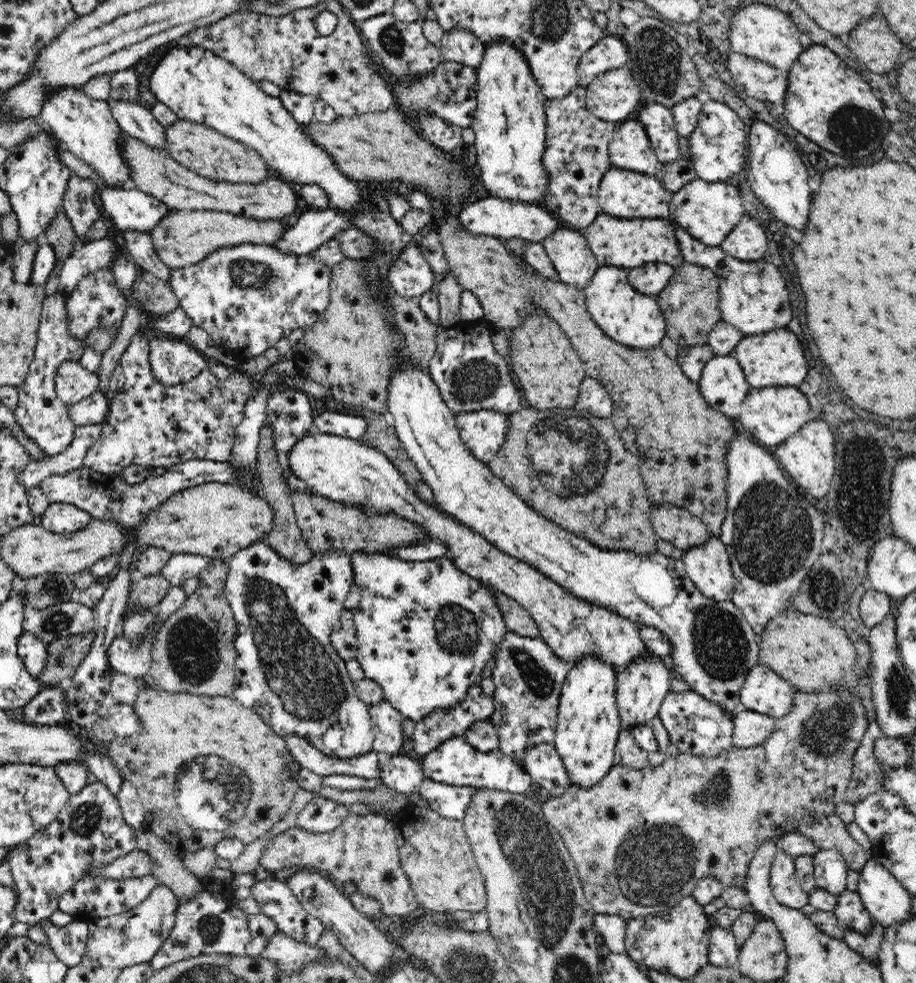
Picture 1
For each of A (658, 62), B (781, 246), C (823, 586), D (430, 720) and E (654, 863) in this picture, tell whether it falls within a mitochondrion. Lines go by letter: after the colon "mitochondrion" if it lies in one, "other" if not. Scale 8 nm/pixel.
A: mitochondrion
B: other
C: mitochondrion
D: other
E: mitochondrion

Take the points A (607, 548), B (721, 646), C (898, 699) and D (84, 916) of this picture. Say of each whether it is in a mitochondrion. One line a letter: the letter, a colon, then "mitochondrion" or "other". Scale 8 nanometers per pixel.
A: other
B: mitochondrion
C: mitochondrion
D: other

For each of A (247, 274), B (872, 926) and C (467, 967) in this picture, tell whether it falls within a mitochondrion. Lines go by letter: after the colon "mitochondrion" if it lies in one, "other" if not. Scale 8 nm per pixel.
A: mitochondrion
B: other
C: mitochondrion

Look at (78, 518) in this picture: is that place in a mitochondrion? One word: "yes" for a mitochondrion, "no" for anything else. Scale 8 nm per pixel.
no

